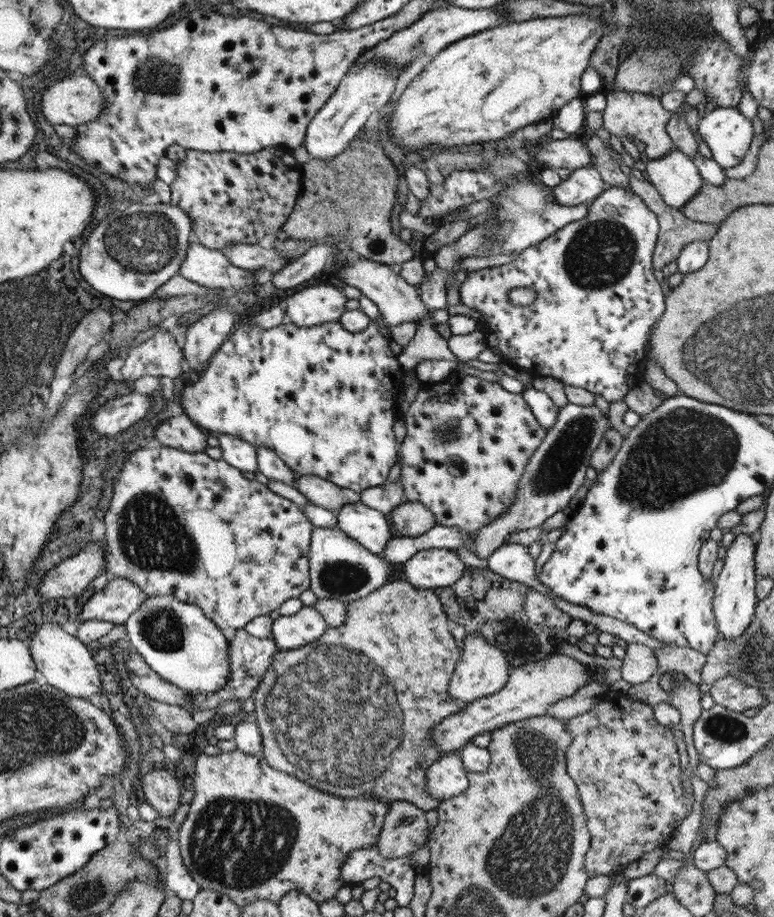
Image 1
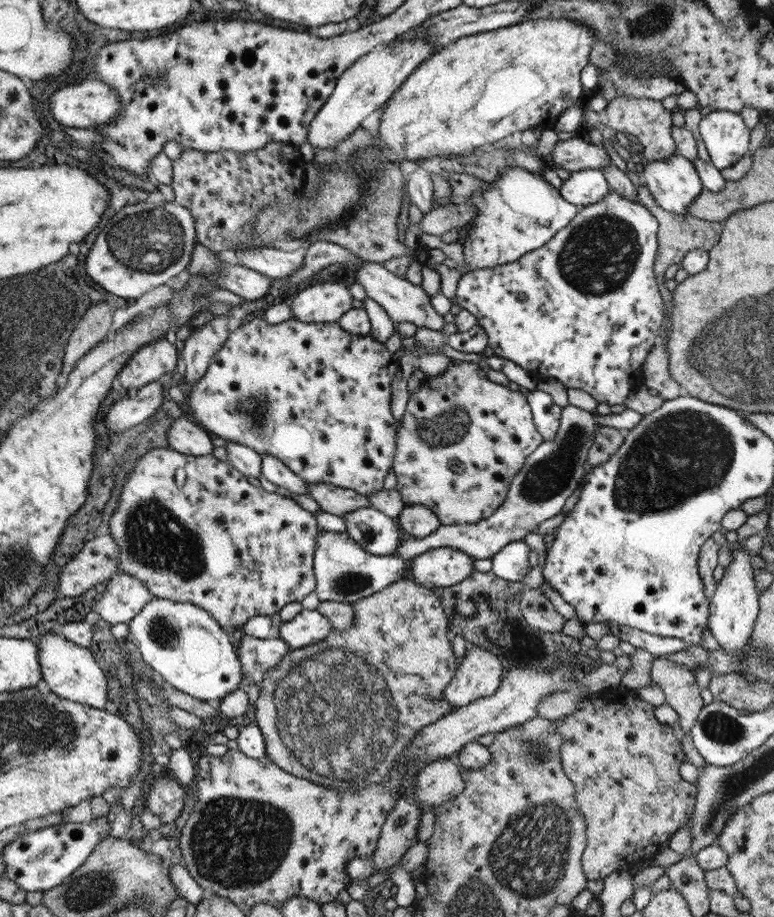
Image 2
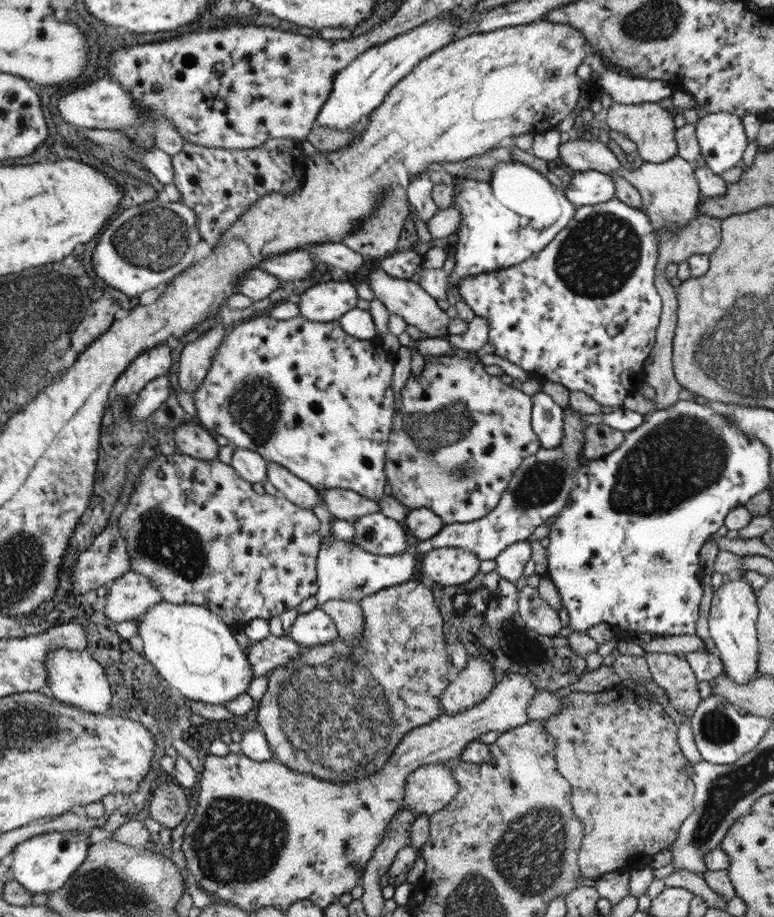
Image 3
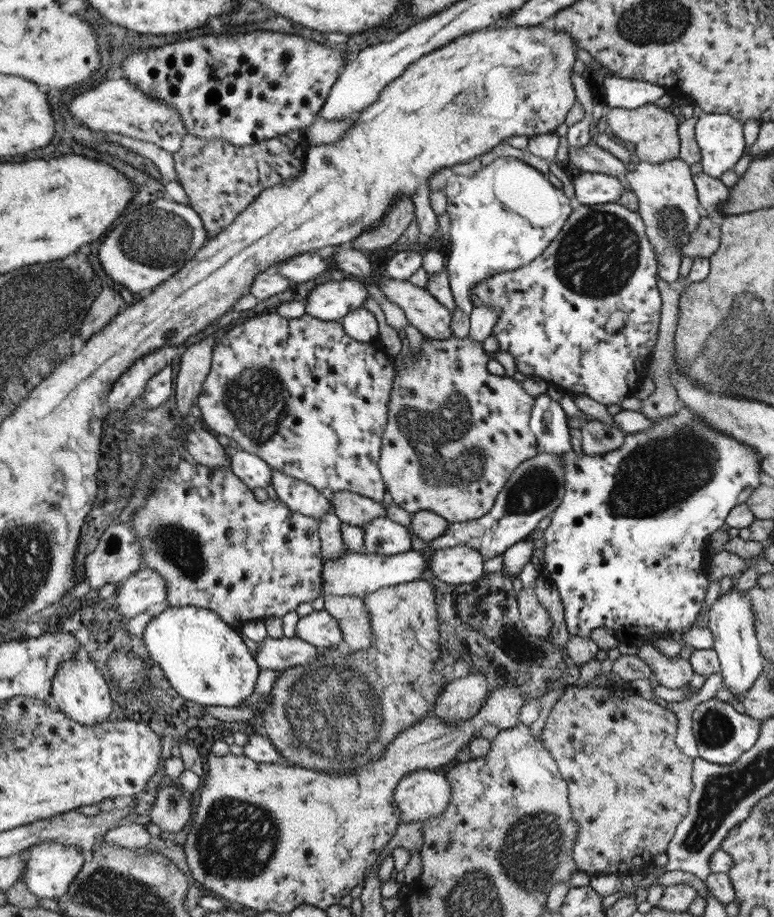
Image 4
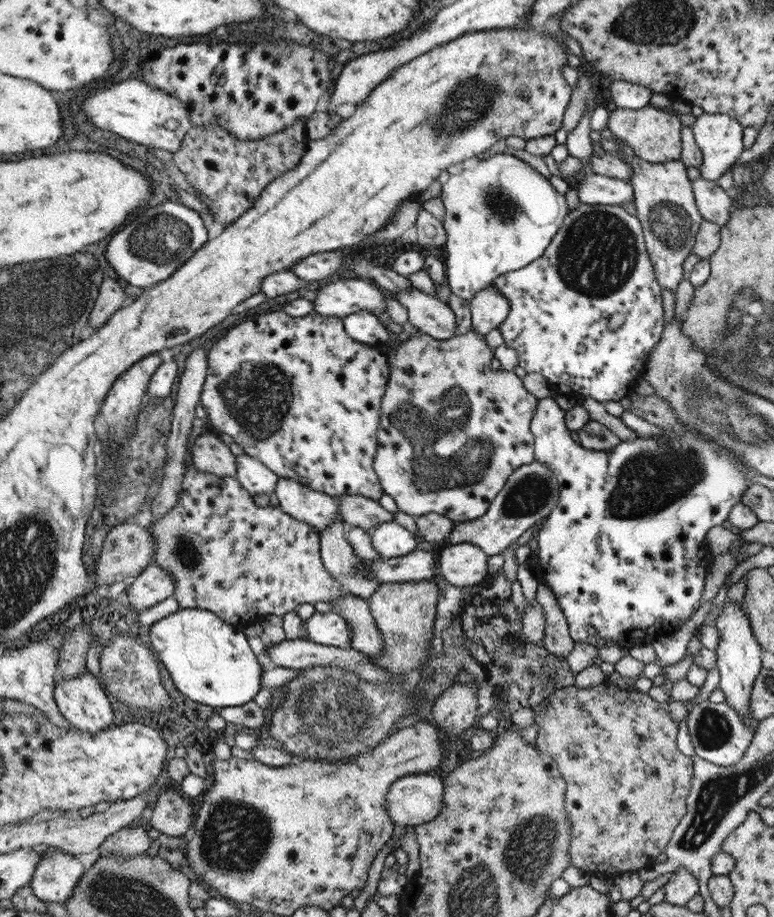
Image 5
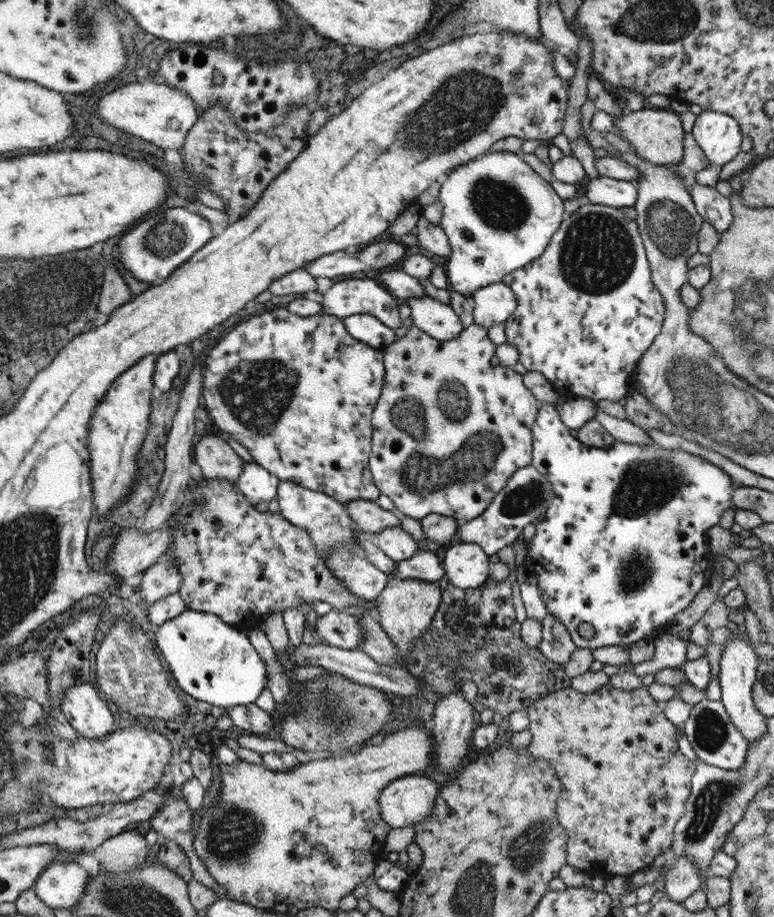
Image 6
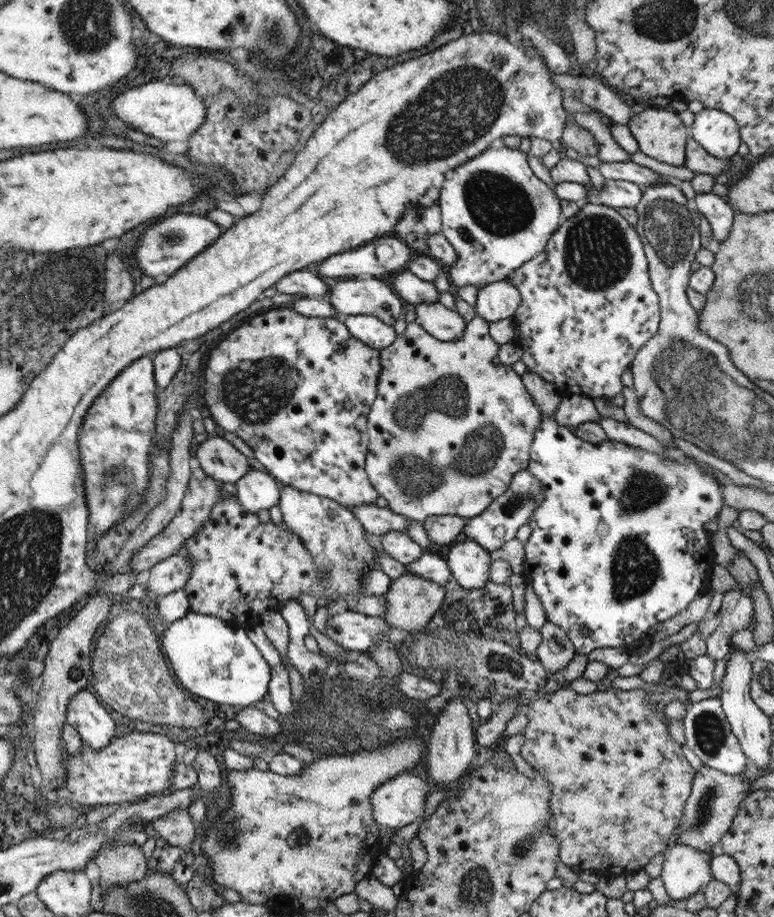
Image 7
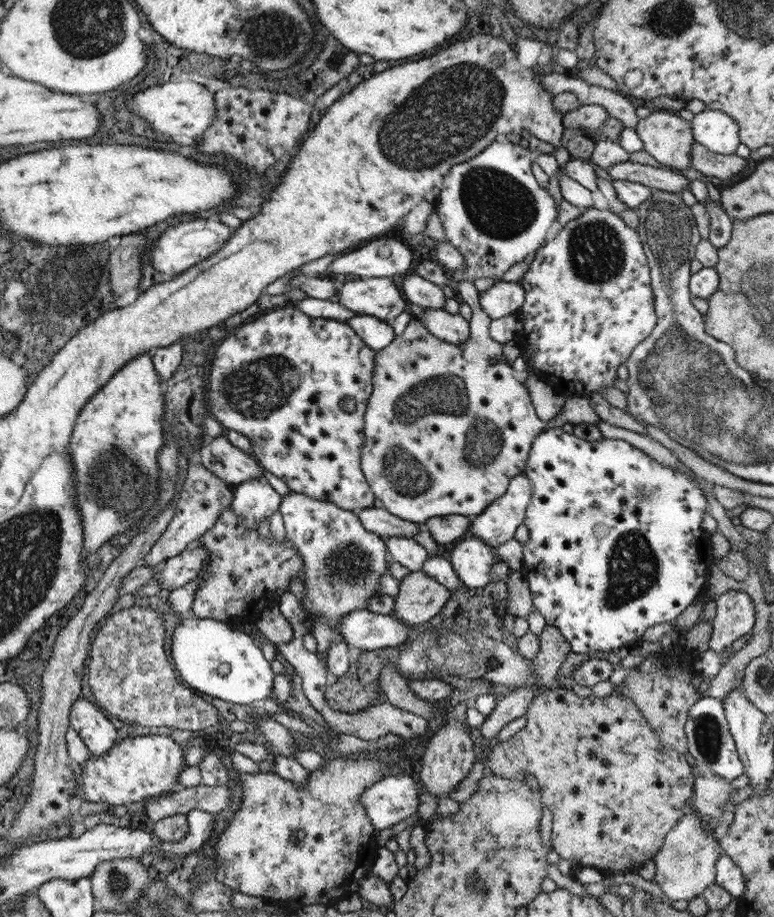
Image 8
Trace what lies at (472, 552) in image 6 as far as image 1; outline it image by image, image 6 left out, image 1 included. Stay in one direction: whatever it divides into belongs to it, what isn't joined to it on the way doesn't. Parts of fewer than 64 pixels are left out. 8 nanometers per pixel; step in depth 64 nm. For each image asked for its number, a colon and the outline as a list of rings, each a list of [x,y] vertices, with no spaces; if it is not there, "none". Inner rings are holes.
1: [[[419,550],[401,564],[399,578],[421,590],[435,590],[453,586],[465,570],[467,566],[459,562],[453,550]]]
2: [[[435,548],[409,560],[409,576],[413,582],[429,588],[449,588],[473,574],[473,558],[469,554]]]
3: [[[439,548],[419,556],[419,574],[425,582],[437,582],[443,588],[461,586],[479,574],[479,558],[461,548]]]
4: [[[453,546],[431,550],[427,556],[427,570],[433,578],[439,578],[451,586],[465,586],[477,582],[483,572],[483,556],[467,546]]]
5: [[[457,544],[449,548],[441,548],[437,558],[437,574],[443,576],[445,582],[465,588],[483,582],[487,572],[487,554],[483,554],[477,546]]]

